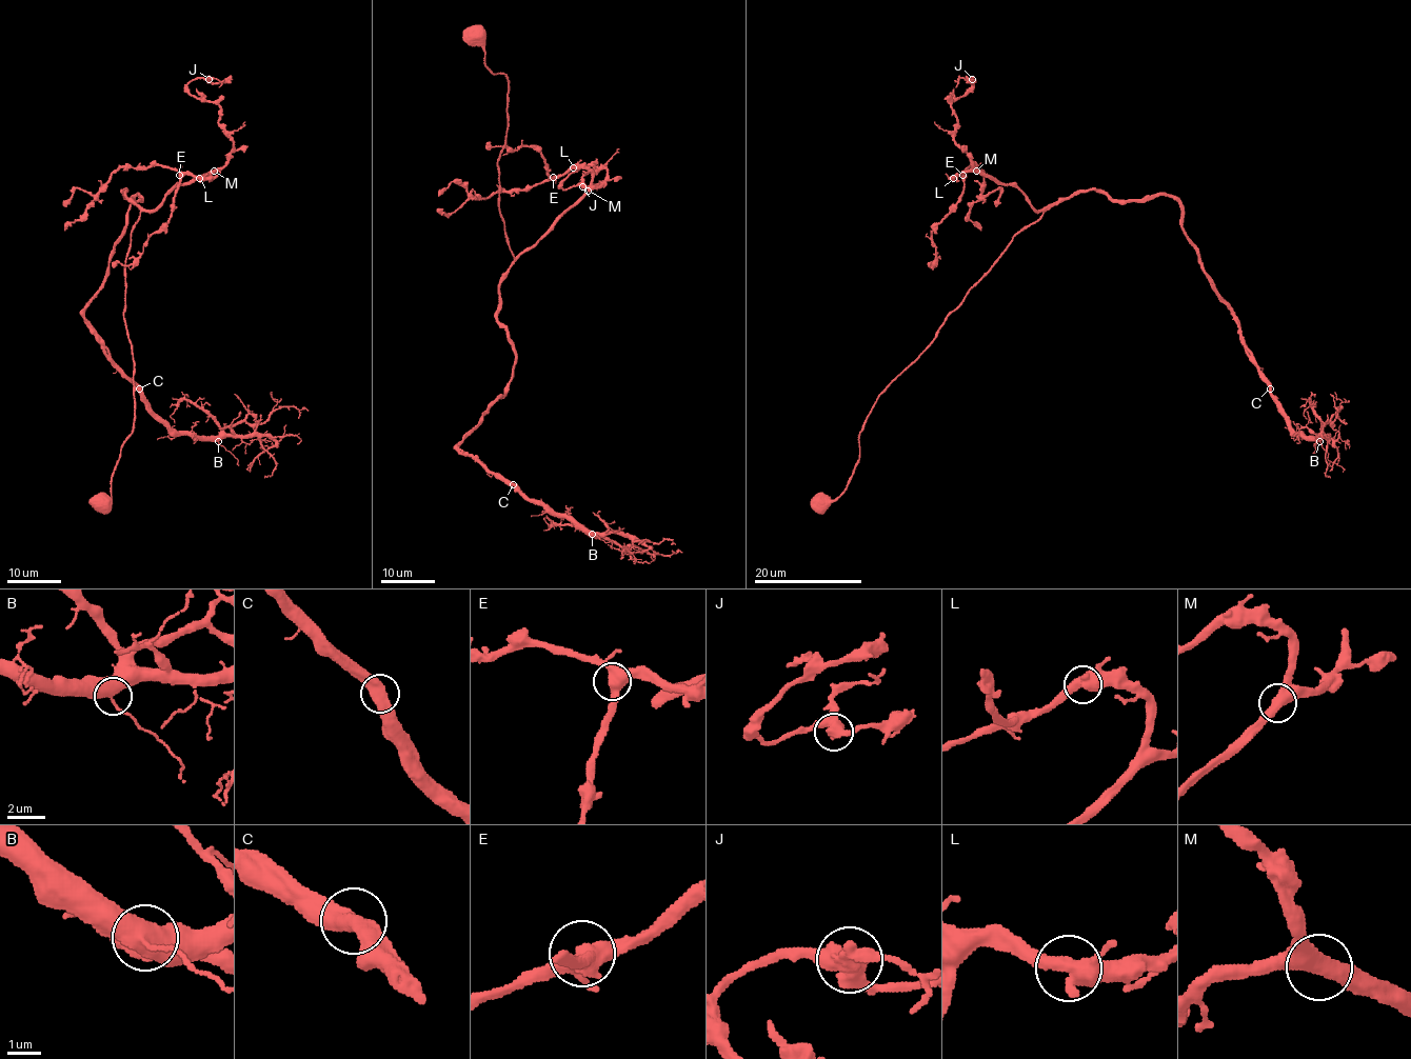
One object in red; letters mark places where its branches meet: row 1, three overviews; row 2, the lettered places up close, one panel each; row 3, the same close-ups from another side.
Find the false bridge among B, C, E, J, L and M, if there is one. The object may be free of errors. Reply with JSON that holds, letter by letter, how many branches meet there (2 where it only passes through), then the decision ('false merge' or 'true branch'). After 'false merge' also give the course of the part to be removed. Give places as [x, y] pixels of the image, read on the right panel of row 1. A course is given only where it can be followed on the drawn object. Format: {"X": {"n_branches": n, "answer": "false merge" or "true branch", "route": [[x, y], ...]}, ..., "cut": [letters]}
{"B": {"n_branches": 2, "answer": "true branch"}, "C": {"n_branches": 2, "answer": "true branch"}, "E": {"n_branches": 3, "answer": "true branch"}, "J": {"n_branches": 3, "answer": "true branch"}, "L": {"n_branches": 2, "answer": "true branch"}, "M": {"n_branches": 2, "answer": "true branch"}, "cut": []}

